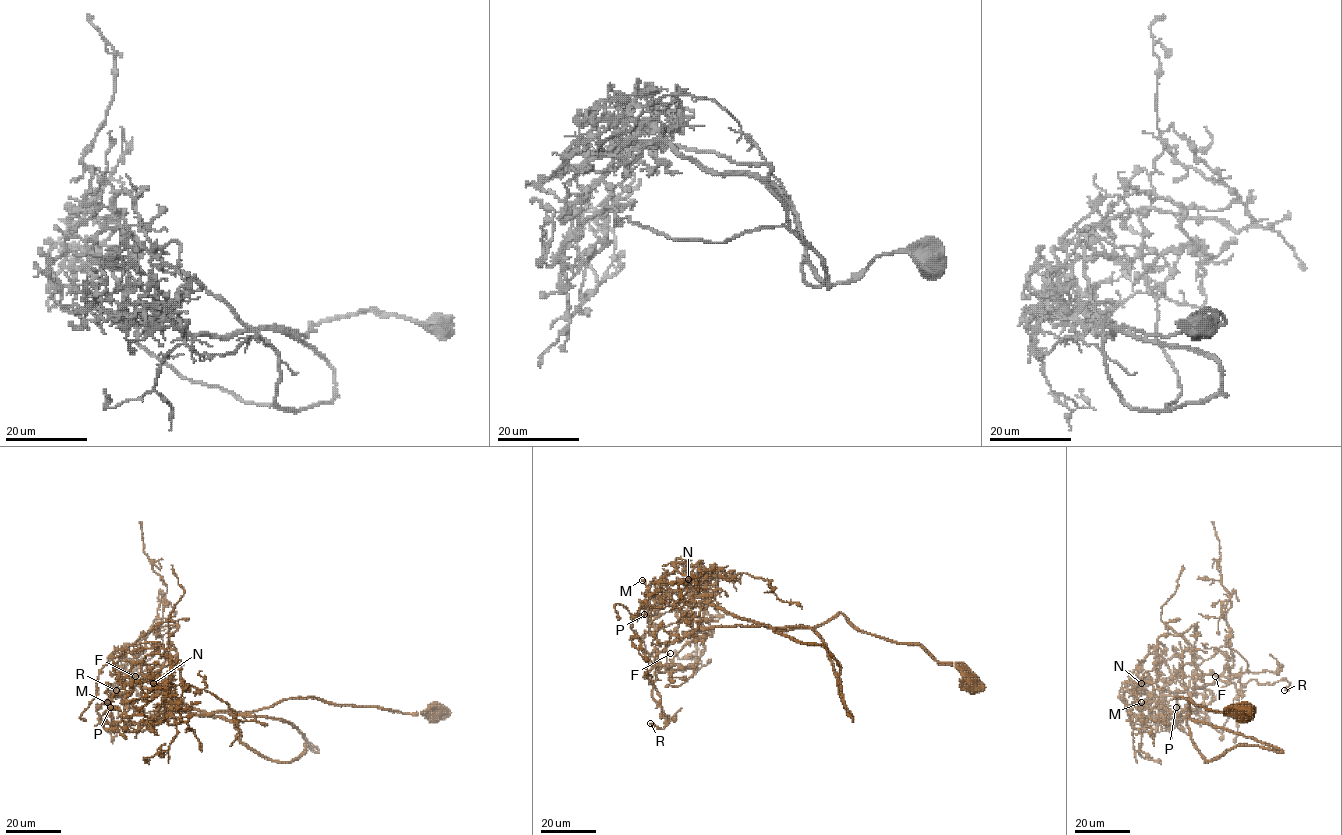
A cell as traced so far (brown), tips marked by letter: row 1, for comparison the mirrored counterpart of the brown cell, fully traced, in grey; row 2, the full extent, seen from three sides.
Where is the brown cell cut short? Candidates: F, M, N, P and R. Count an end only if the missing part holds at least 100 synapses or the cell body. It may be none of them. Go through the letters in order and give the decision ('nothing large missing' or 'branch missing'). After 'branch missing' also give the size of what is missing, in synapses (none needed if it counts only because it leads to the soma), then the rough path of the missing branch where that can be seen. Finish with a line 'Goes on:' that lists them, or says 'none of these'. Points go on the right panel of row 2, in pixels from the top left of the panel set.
F: nothing large missing
M: nothing large missing
N: nothing large missing
P: nothing large missing
R: nothing large missing
Goes on: none of these

